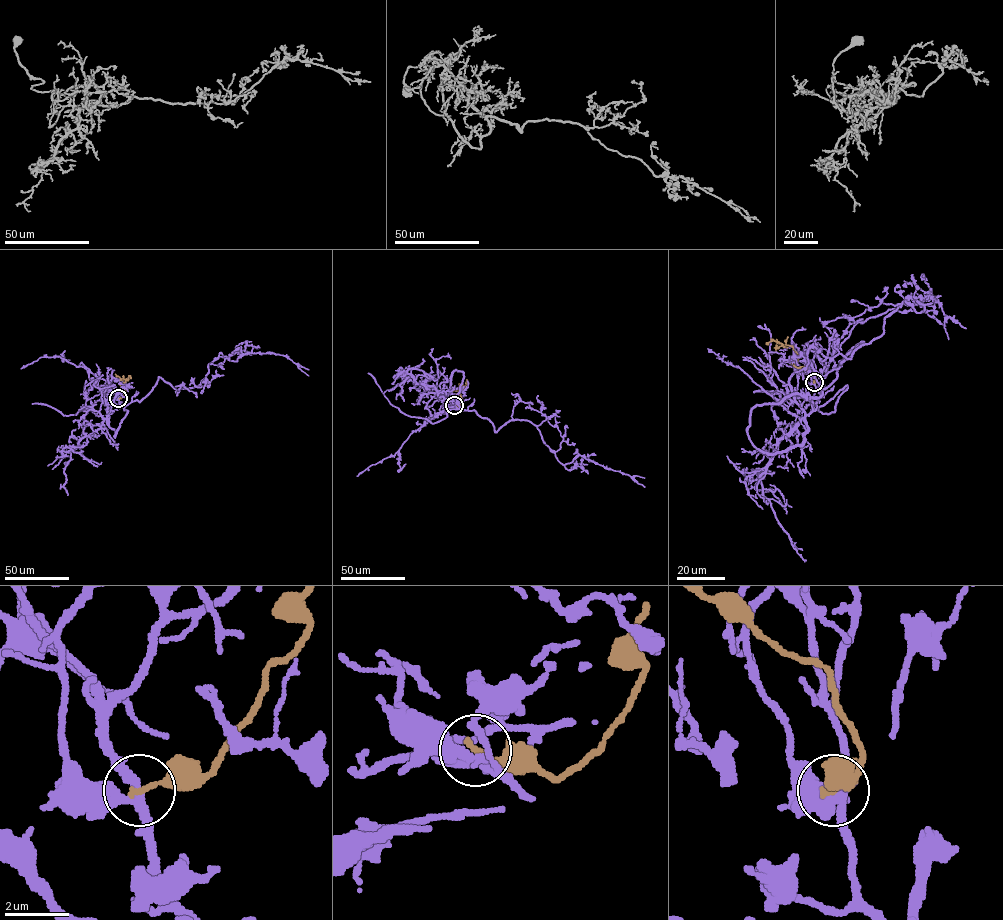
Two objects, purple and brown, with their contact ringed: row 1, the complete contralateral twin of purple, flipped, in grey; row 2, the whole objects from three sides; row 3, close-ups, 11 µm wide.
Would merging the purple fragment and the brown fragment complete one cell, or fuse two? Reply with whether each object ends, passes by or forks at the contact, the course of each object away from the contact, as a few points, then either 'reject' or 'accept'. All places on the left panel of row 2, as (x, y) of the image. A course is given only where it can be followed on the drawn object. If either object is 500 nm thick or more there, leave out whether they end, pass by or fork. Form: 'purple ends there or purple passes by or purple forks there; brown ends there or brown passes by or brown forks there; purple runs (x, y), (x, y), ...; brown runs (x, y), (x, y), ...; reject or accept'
purple forks there; brown ends there; purple runs (118, 399), (139, 402), (159, 377), (176, 389), (198, 385), (220, 353), (236, 361), (284, 355), (308, 375); brown runs (119, 399), (125, 390), (120, 385), (122, 379), (129, 379), (126, 380), (123, 375); reject

